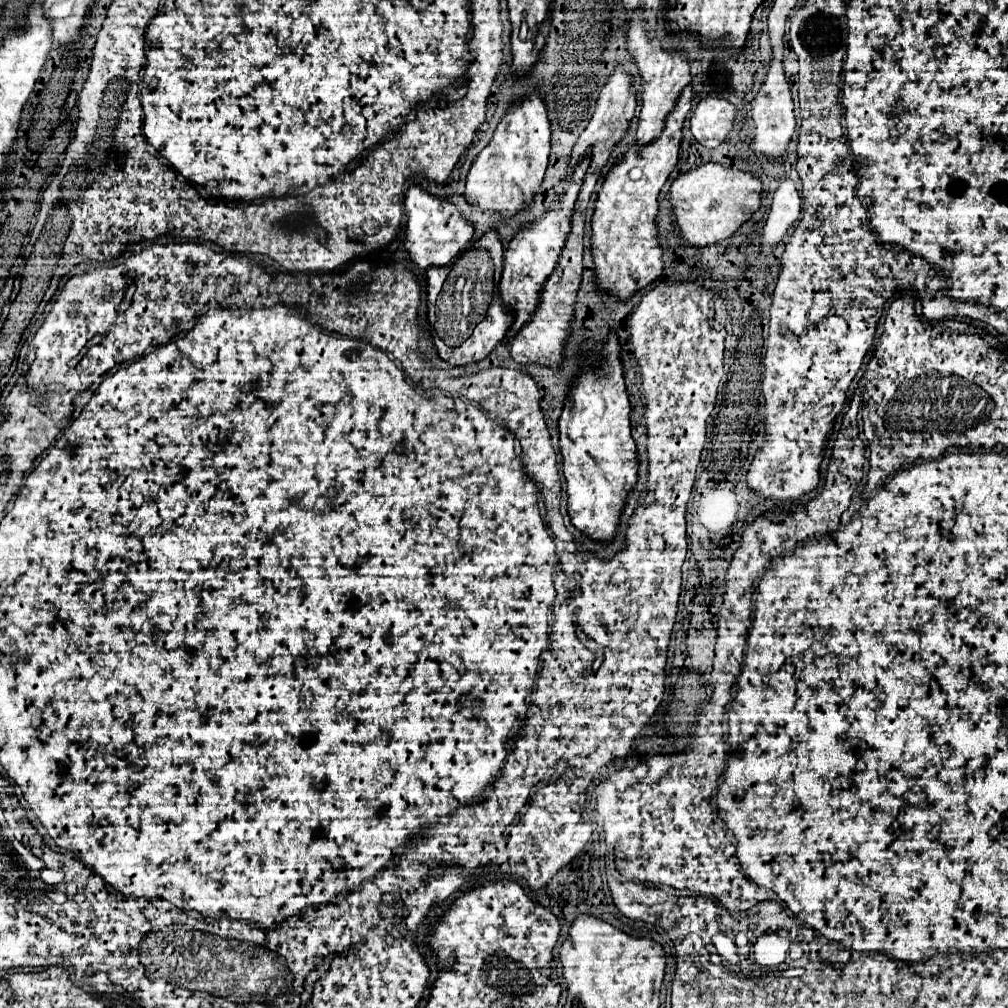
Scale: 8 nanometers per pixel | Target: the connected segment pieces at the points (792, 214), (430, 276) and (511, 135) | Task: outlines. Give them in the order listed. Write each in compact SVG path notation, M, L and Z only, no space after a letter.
M783 179L779 183L779 189L775 191L773 205L763 229L763 255L769 255L777 243L785 237L791 225L797 223L797 217L801 215L801 197L797 195L797 189L791 179Z
M441 267L441 269L429 269L427 271L427 303L429 303L429 311L427 311L427 319L431 325L431 311L433 311L433 303L437 299L437 293L443 287L443 281L447 279L449 267Z
M533 93L527 97L521 105L513 103L509 113L503 117L499 123L491 143L477 155L475 163L471 165L469 177L467 177L467 189L465 189L465 199L471 205L477 205L483 211L491 213L501 213L503 217L513 217L525 207L533 203L533 197L539 193L539 187L543 183L543 175L547 169L547 157L549 157L549 139L551 139L551 129L549 129L549 119L547 119L547 107L539 93Z

